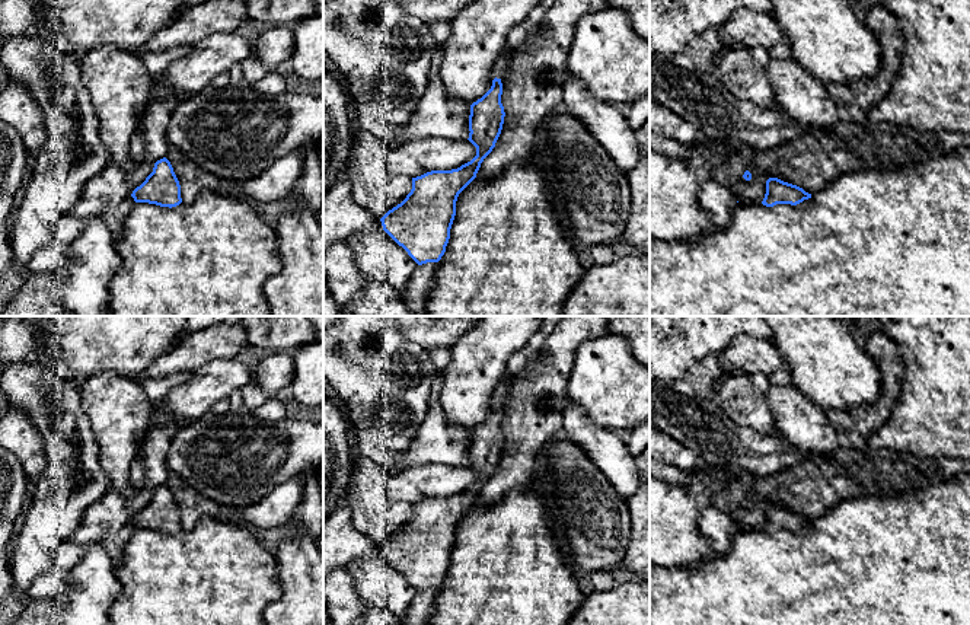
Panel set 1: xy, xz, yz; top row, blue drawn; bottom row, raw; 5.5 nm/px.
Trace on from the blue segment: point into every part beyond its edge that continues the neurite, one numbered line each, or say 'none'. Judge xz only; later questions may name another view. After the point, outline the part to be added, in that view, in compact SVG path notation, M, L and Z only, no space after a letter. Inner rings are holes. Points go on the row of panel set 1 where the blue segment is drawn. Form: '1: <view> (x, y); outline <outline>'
1: xz (503, 63); outline M502 55L498 57L492 70L494 77L501 79L507 73L510 67L510 60L511 57L502 57Z
2: xz (415, 295); outline M438 262L418 265L403 288L403 300L412 316L425 316L428 296L434 287Z

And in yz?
1: yz (734, 168); outline M733 152L727 157L724 166L715 168L714 181L731 189L736 181L741 178L746 170L747 169L746 169L744 157L737 152Z

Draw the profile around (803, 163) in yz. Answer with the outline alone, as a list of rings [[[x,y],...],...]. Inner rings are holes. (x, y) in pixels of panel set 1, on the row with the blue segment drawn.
[[[840,119],[832,131],[820,133],[814,140],[798,138],[744,159],[752,179],[738,178],[731,192],[738,203],[762,204],[766,194],[766,181],[778,178],[813,195],[842,173],[913,166],[963,147],[970,147],[970,134],[945,130],[916,131],[910,127],[899,127],[883,121],[861,124]]]

